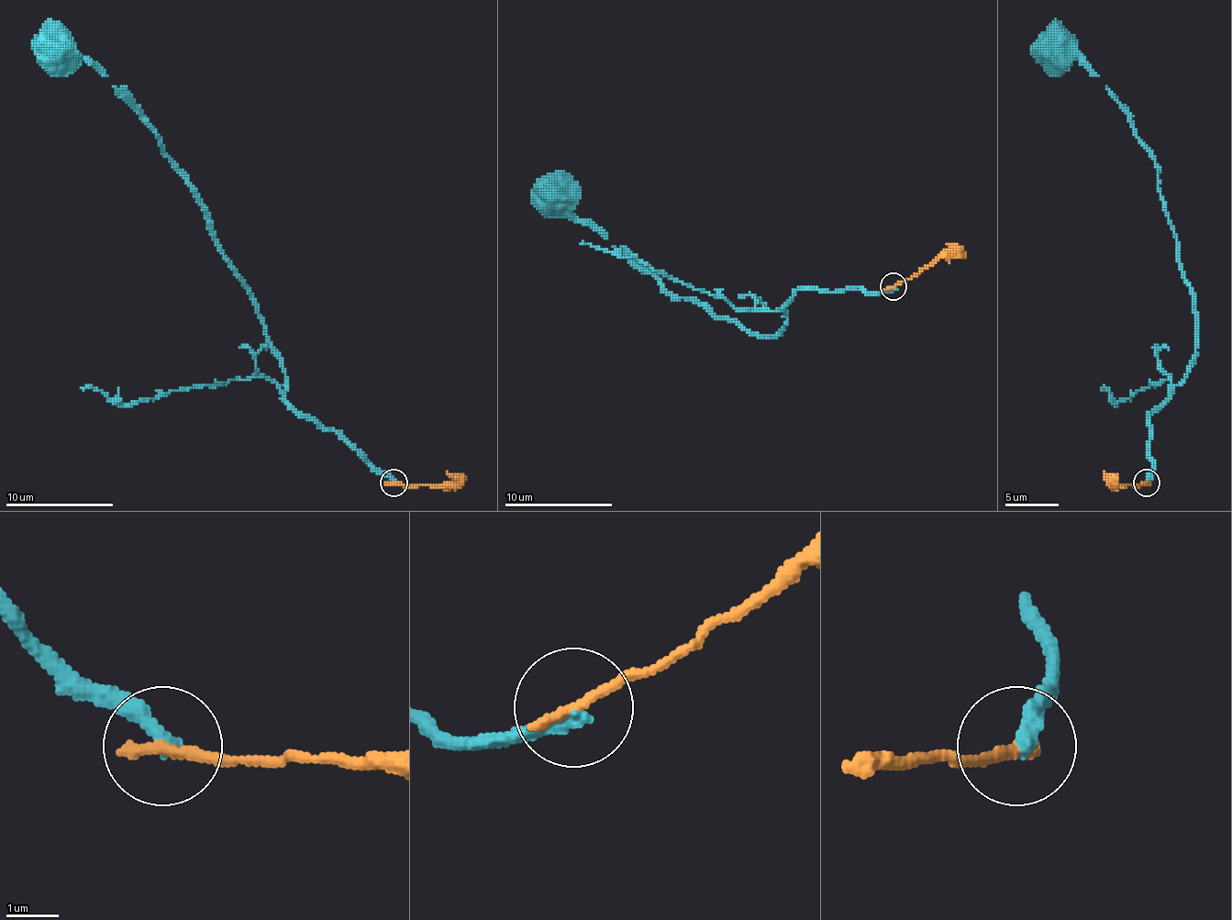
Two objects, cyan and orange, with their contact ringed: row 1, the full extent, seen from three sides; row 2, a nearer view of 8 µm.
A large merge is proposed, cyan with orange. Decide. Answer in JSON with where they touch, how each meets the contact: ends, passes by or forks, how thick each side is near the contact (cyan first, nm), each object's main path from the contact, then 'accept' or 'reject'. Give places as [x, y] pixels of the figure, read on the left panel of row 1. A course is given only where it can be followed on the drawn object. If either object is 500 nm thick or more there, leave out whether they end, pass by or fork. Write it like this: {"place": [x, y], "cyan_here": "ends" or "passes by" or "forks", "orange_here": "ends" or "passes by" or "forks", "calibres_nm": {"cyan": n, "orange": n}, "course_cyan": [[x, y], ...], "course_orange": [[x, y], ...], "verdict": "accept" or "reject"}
{"place": [394, 482], "cyan_here": "ends", "orange_here": "ends", "calibres_nm": {"cyan": 320, "orange": 260}, "course_cyan": [[393, 482], [285, 398], [288, 380], [256, 299], [196, 189], [107, 75], [75, 57], [61, 35], [54, 43]], "course_orange": [[393, 482], [458, 484], [465, 477]], "verdict": "reject"}

